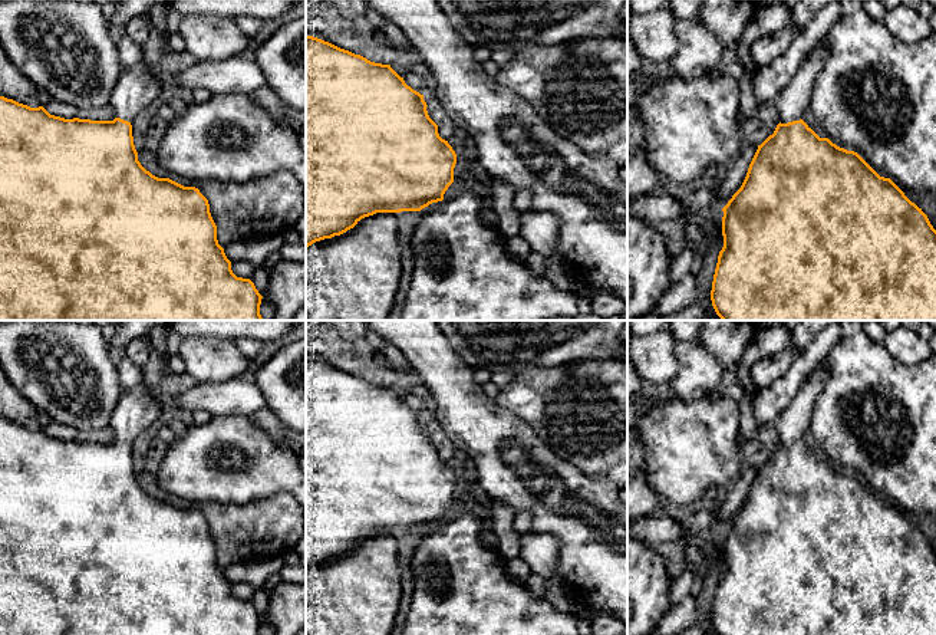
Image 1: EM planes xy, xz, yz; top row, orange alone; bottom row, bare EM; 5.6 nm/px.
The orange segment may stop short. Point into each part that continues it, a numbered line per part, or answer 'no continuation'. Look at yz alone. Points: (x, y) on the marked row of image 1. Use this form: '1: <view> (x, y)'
1: yz (791, 102)

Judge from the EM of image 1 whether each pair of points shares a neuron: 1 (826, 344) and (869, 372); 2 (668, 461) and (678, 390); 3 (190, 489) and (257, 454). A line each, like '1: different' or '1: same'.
1: different
2: different
3: same

